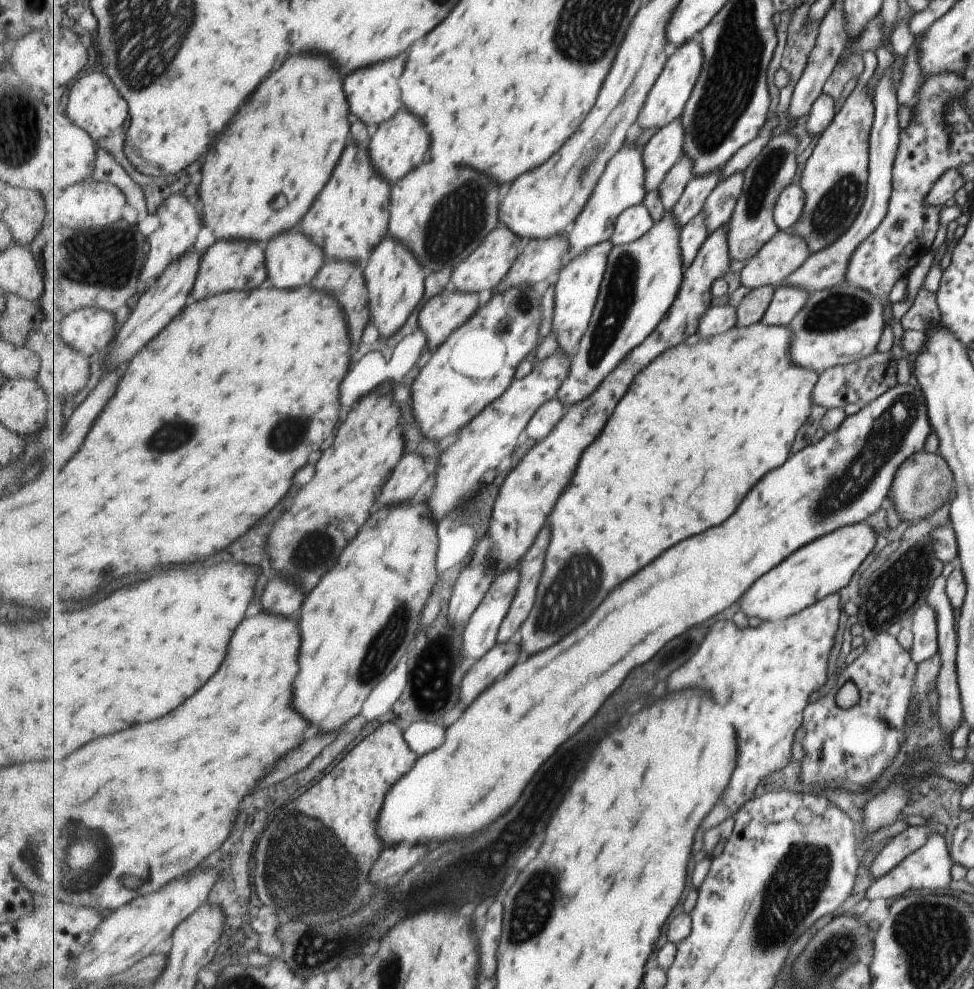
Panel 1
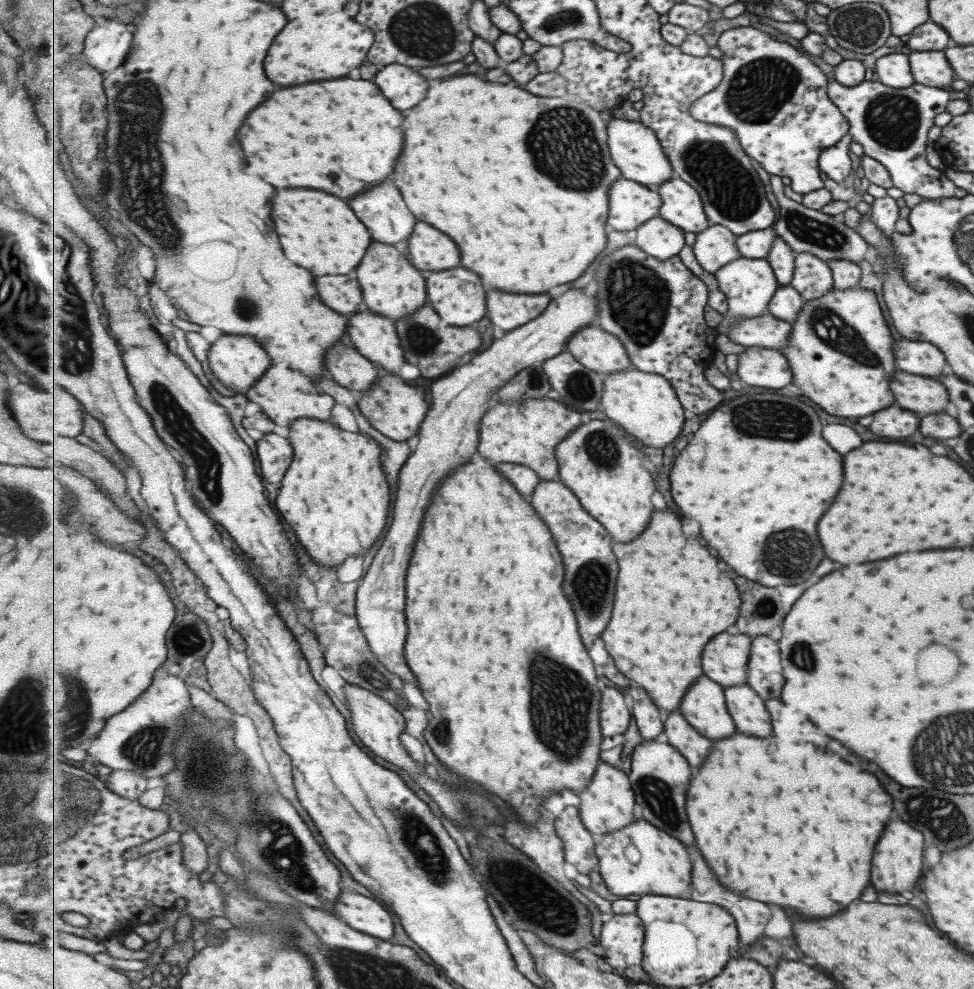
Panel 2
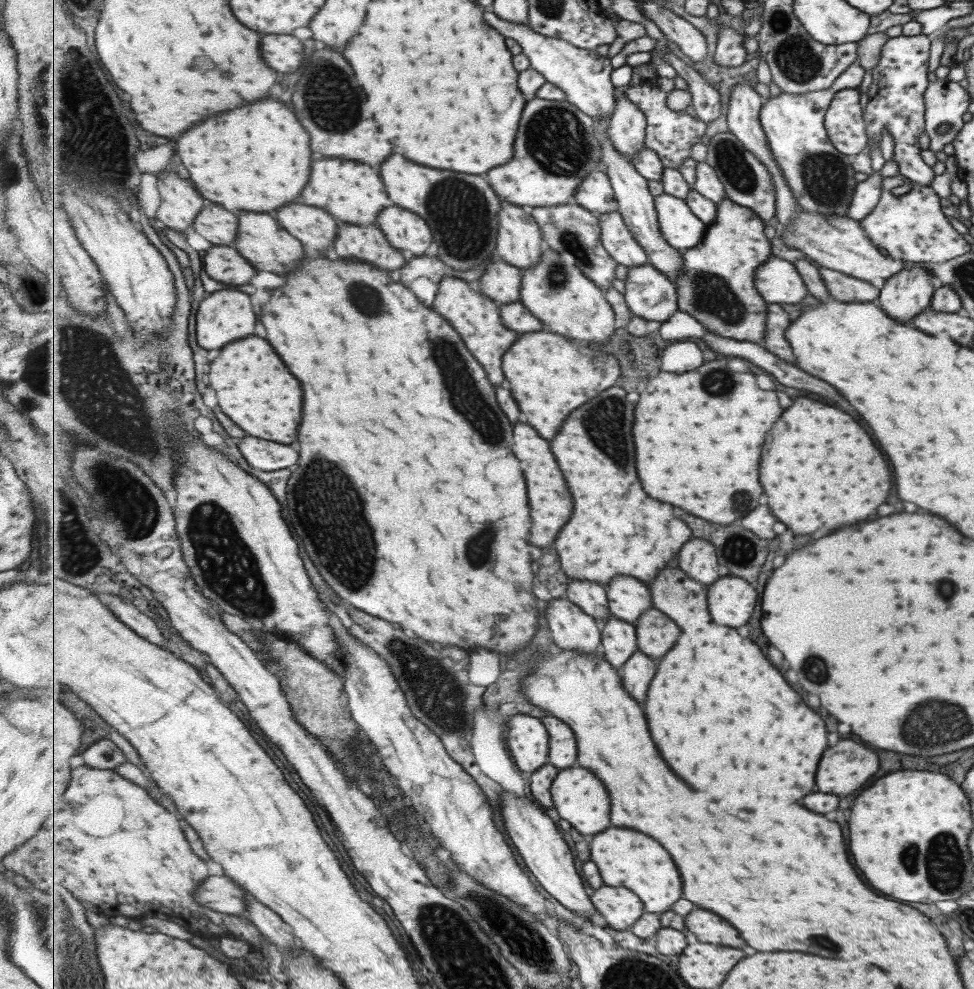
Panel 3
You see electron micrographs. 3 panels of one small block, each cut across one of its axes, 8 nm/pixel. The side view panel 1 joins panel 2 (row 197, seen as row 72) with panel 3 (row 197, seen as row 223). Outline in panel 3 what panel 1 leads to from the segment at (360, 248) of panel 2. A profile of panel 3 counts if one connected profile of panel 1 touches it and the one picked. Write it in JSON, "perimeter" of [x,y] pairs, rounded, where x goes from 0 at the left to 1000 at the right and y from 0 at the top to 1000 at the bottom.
{"perimeter":[[[278,99],[219,117],[184,140],[184,156],[199,188],[208,192],[208,198],[227,206],[237,214],[272,214],[280,216],[284,210],[305,204],[319,180],[319,135],[309,127],[305,117],[289,103]]]}

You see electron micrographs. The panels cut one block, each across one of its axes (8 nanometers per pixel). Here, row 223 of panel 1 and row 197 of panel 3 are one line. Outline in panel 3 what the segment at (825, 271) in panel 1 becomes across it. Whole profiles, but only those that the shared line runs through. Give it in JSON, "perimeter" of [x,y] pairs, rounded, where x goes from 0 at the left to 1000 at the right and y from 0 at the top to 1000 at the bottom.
{"perimeter":[[[892,145],[889,148],[892,152],[894,174],[891,179],[882,184],[882,188],[878,188],[878,196],[873,202],[873,210],[870,218],[876,222],[882,223],[892,216],[892,212],[902,202],[905,196],[905,182],[906,178],[902,177],[902,172],[909,162],[905,158],[902,145]]]}

